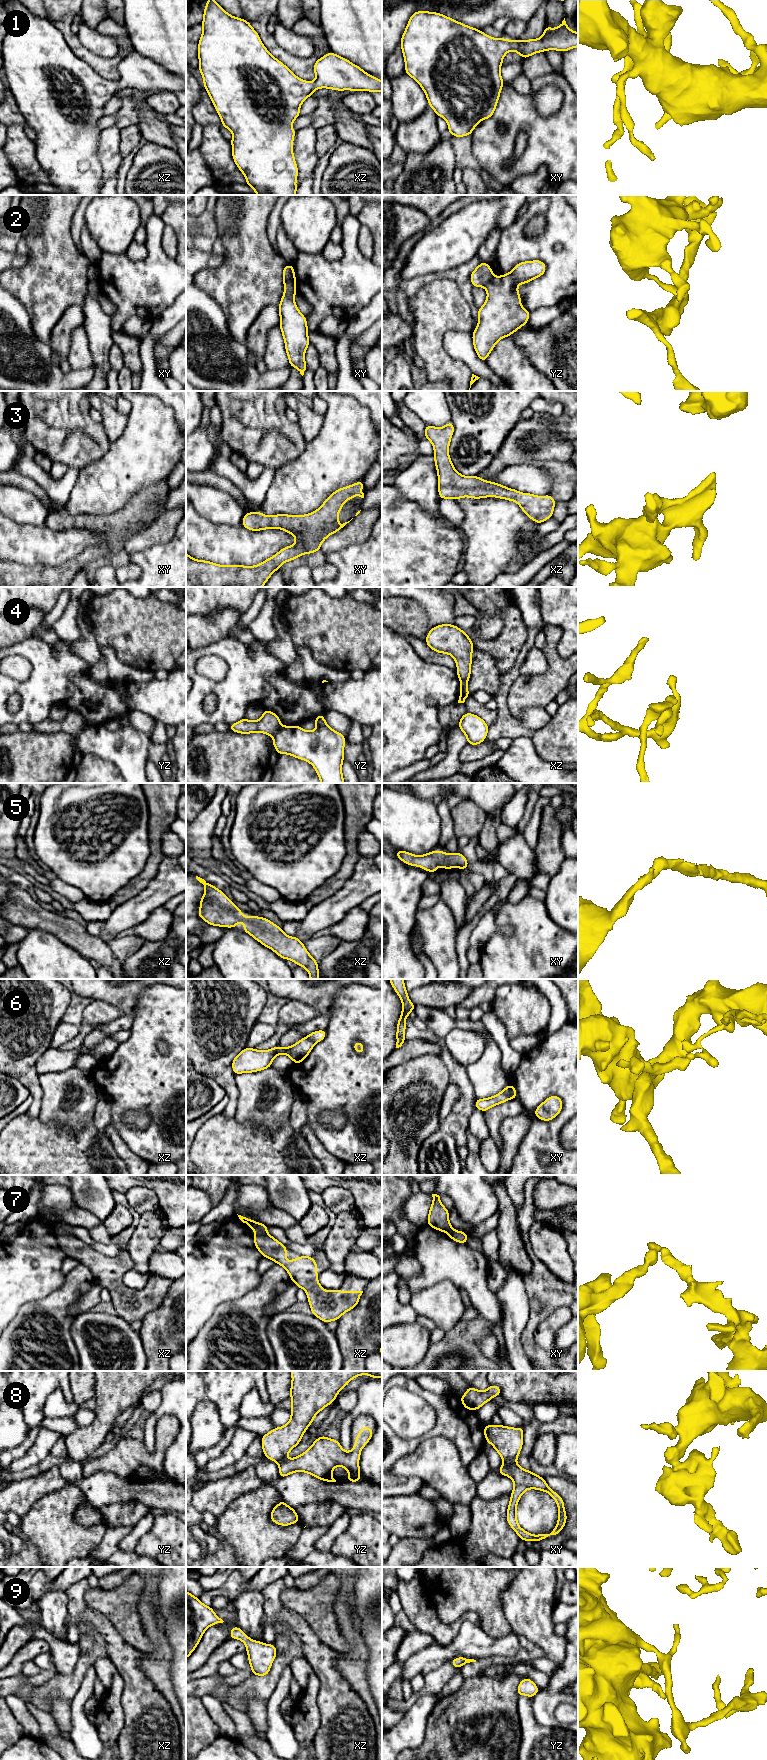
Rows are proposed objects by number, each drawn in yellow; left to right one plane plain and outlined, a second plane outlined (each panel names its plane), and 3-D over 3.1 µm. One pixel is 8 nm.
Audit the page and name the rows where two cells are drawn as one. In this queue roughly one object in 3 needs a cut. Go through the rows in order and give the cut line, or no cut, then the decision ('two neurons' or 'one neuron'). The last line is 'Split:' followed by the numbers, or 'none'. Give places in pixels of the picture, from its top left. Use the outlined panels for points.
1: cut none; one neuron
2: cut yz (496, 279), (484, 286); two neurons
3: cut none; one neuron
4: cut yz (280, 725), (272, 736); two neurons
5: cut none; one neuron
6: cut xy (503, 1090), (511, 1098); two neurons
7: cut xz (256, 1222), (251, 1227); two neurons
8: cut xy (515, 1459), (504, 1462); two neurons
9: cut none; one neuron
Split: 2, 4, 6, 7, 8

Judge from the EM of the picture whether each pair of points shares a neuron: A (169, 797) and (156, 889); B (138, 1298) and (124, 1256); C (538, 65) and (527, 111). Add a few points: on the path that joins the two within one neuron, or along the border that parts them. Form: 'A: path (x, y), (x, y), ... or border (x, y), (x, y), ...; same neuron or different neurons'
A: border (165, 856), (157, 873), (146, 887); different neurons
B: path (126, 1293), (117, 1284), (117, 1268); same neuron
C: border (552, 71), (531, 80); different neurons

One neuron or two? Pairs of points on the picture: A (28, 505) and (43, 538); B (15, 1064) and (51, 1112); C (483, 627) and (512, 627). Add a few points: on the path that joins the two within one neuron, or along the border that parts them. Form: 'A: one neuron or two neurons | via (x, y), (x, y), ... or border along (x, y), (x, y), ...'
A: two neurons | border along (14, 520), (20, 524), (45, 526)
B: two neurons | border along (38, 1077), (42, 1090), (42, 1105), (39, 1115)
C: two neurons | border along (500, 612), (501, 632), (483, 640)

